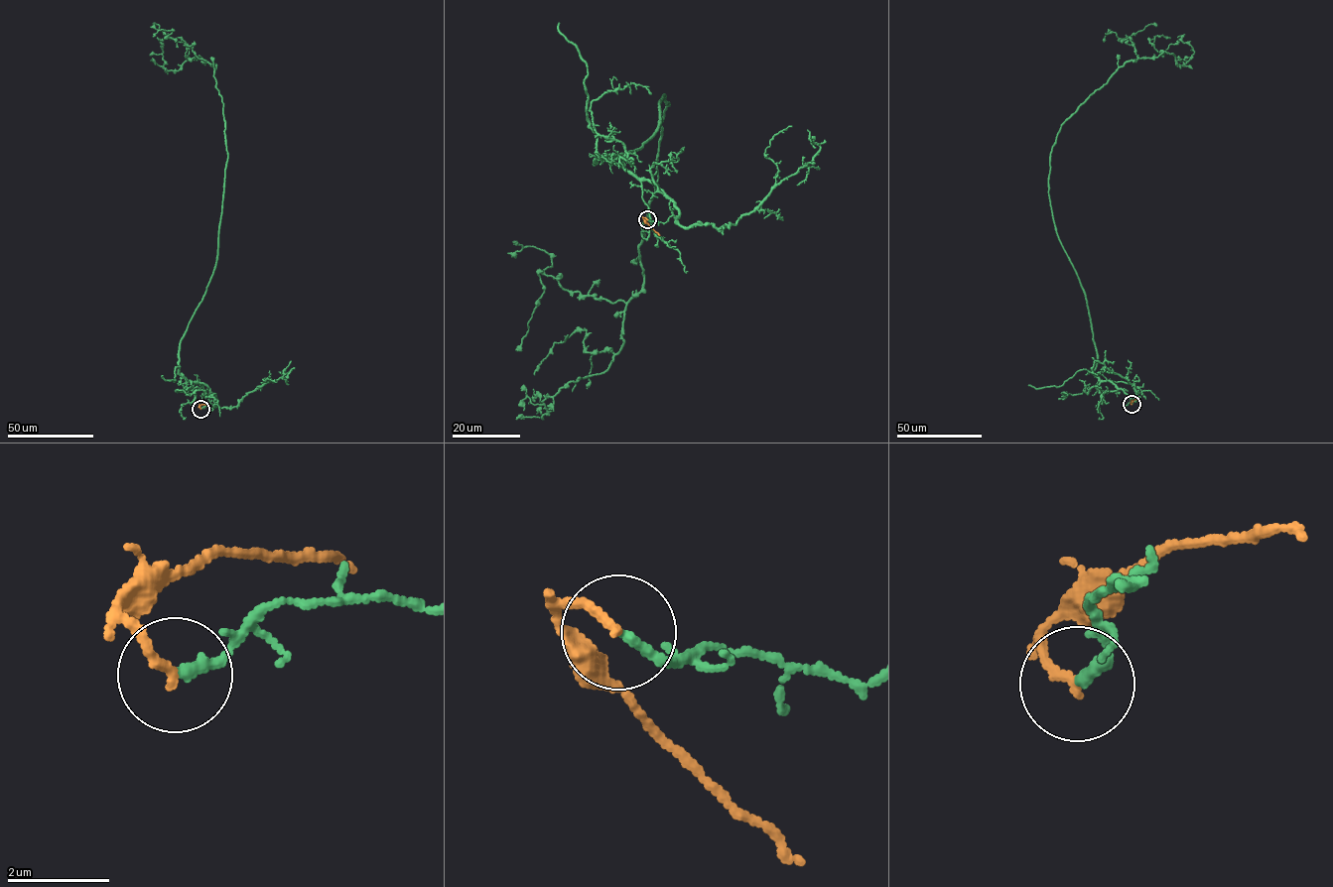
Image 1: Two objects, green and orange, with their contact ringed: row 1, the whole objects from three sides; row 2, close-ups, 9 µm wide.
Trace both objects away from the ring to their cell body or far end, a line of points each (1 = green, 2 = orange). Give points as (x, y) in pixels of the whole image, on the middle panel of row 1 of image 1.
1: (647, 219), (678, 207), (596, 154), (643, 145), (665, 94), (623, 346), (547, 397), (542, 419), (533, 389)
2: (647, 219), (643, 219), (659, 235)

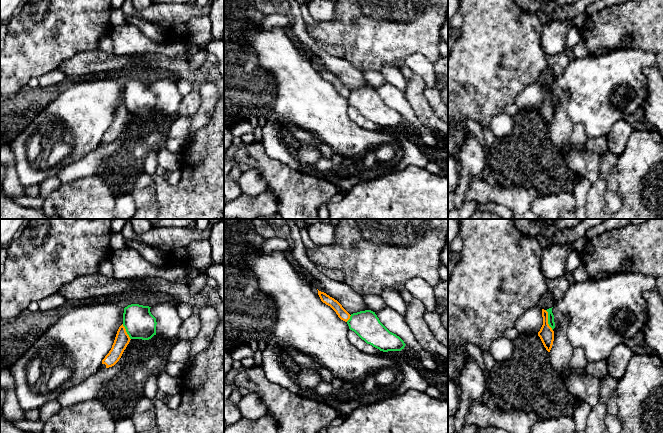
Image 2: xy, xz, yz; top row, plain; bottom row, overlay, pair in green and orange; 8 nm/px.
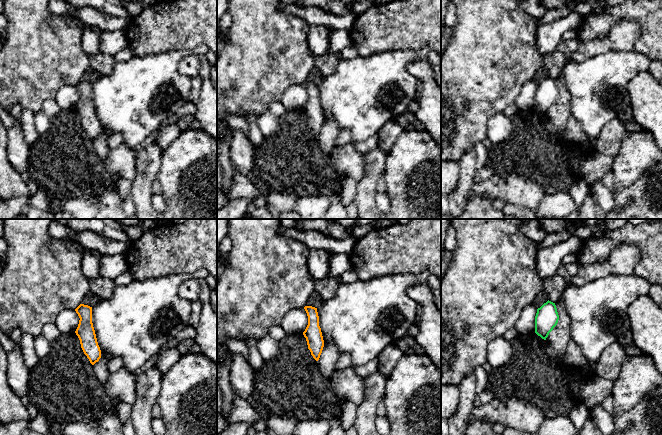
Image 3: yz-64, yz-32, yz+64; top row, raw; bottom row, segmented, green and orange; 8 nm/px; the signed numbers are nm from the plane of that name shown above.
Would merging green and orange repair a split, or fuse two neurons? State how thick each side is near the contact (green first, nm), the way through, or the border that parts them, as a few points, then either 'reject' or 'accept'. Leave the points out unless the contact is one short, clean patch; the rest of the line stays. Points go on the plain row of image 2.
calibres 50 and 120 nm; border yz (545, 86), (548, 92), (548, 101), (552, 106); reject

